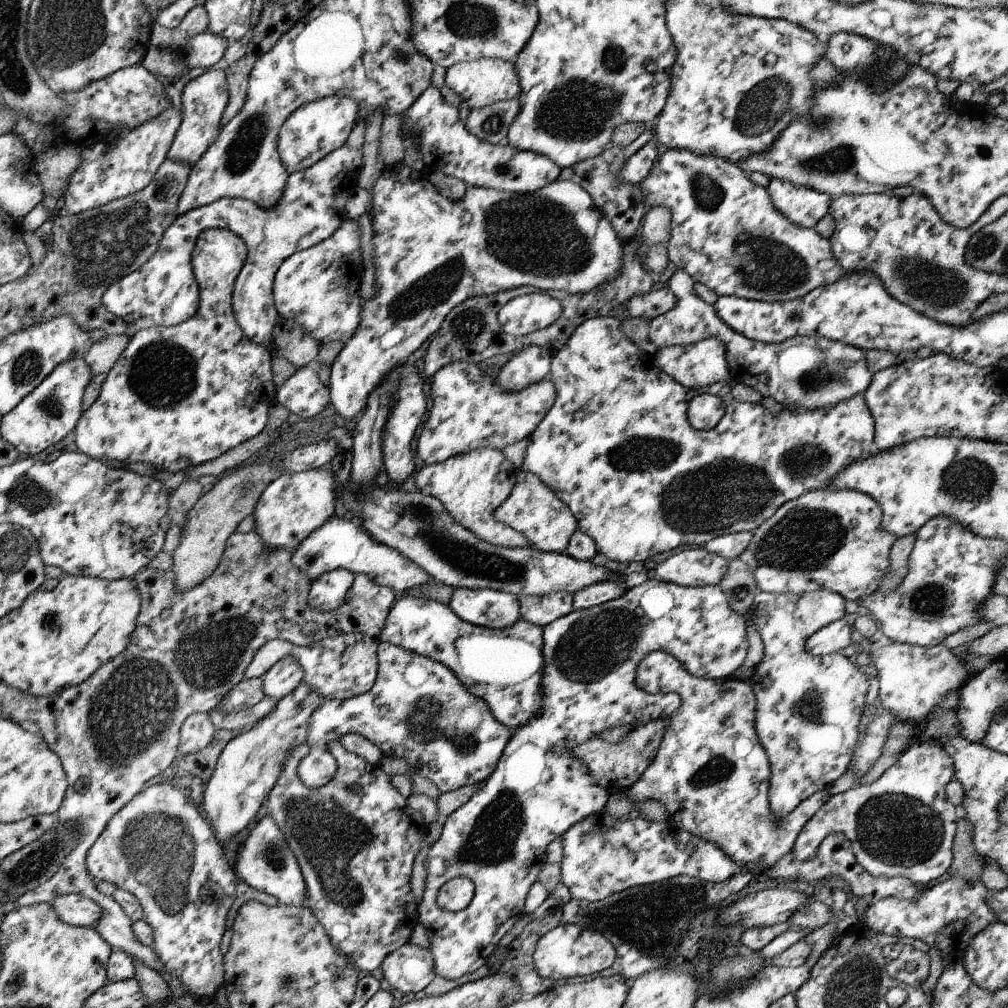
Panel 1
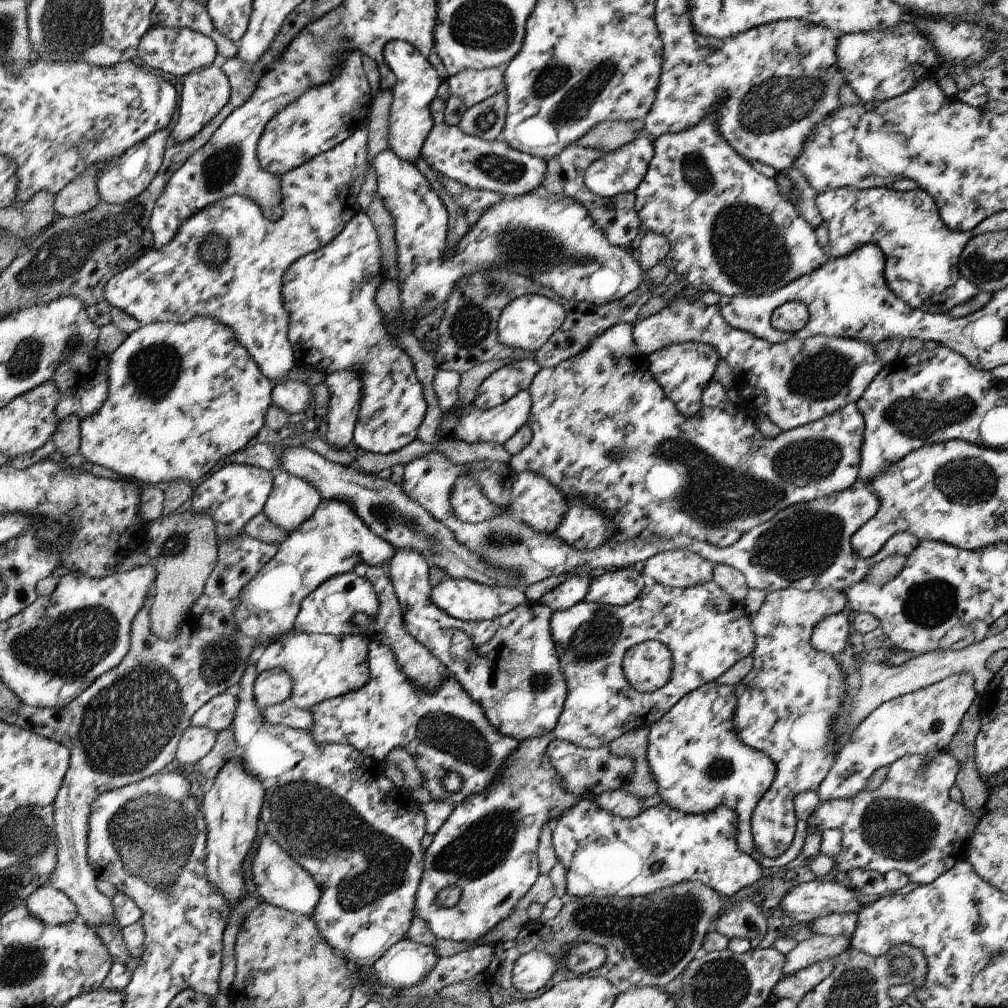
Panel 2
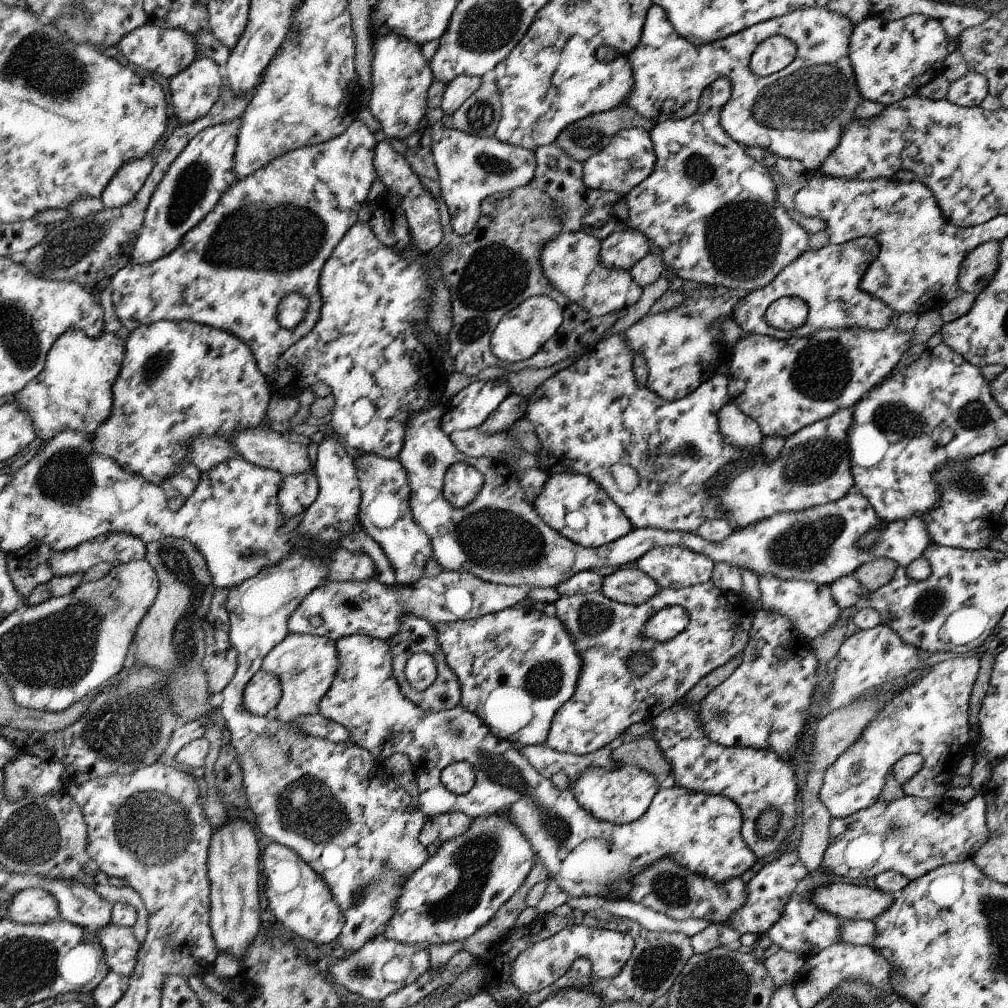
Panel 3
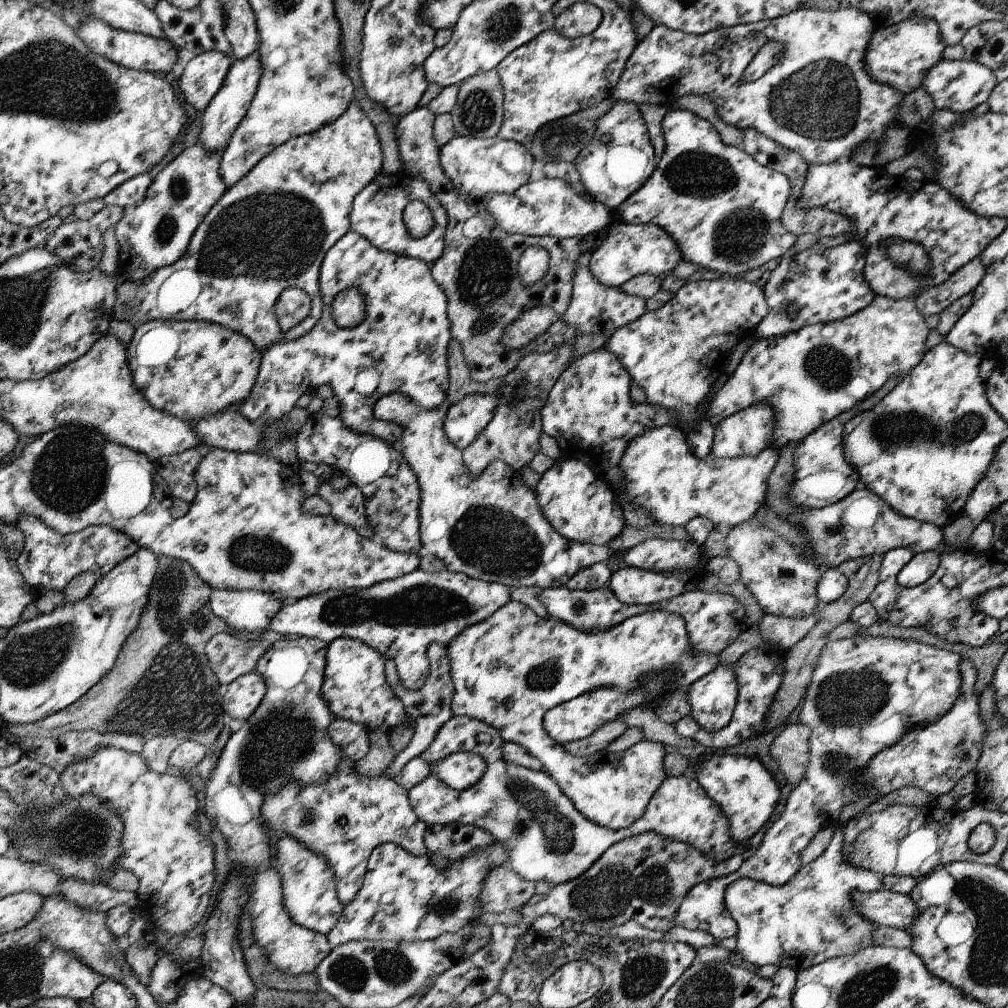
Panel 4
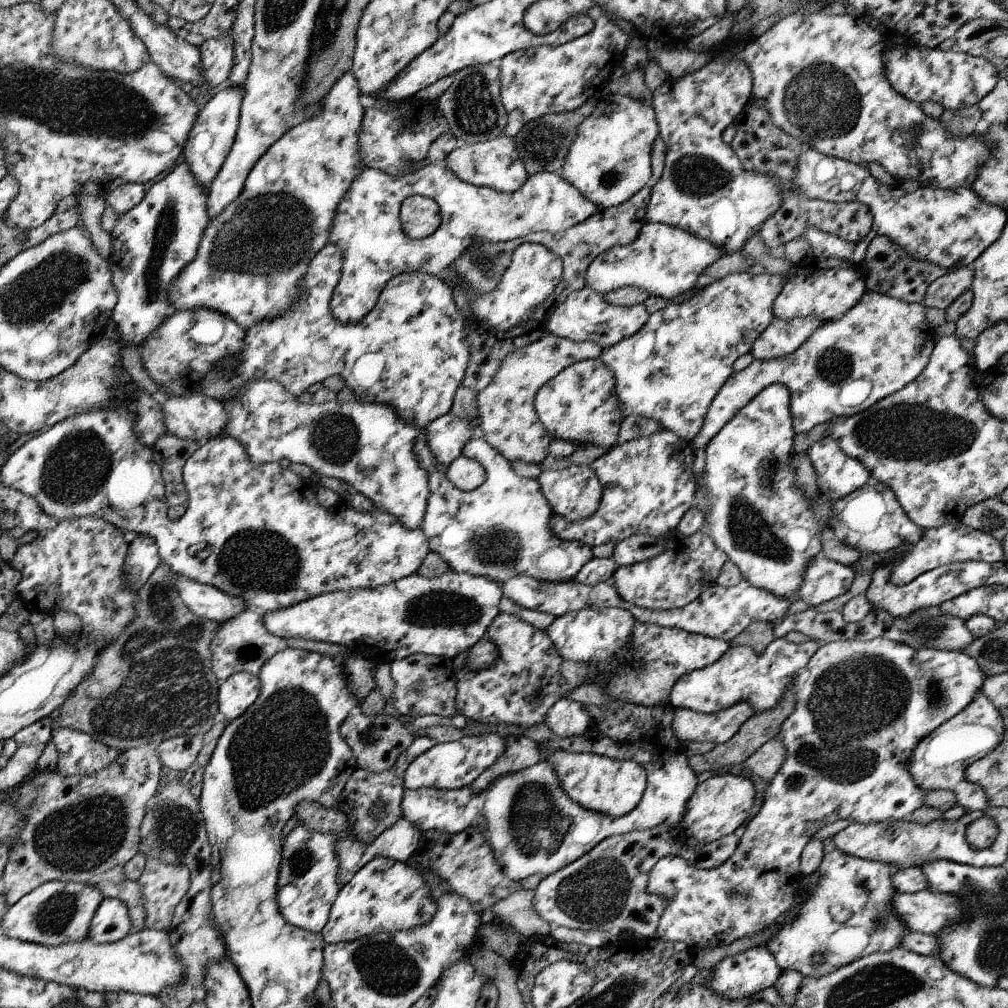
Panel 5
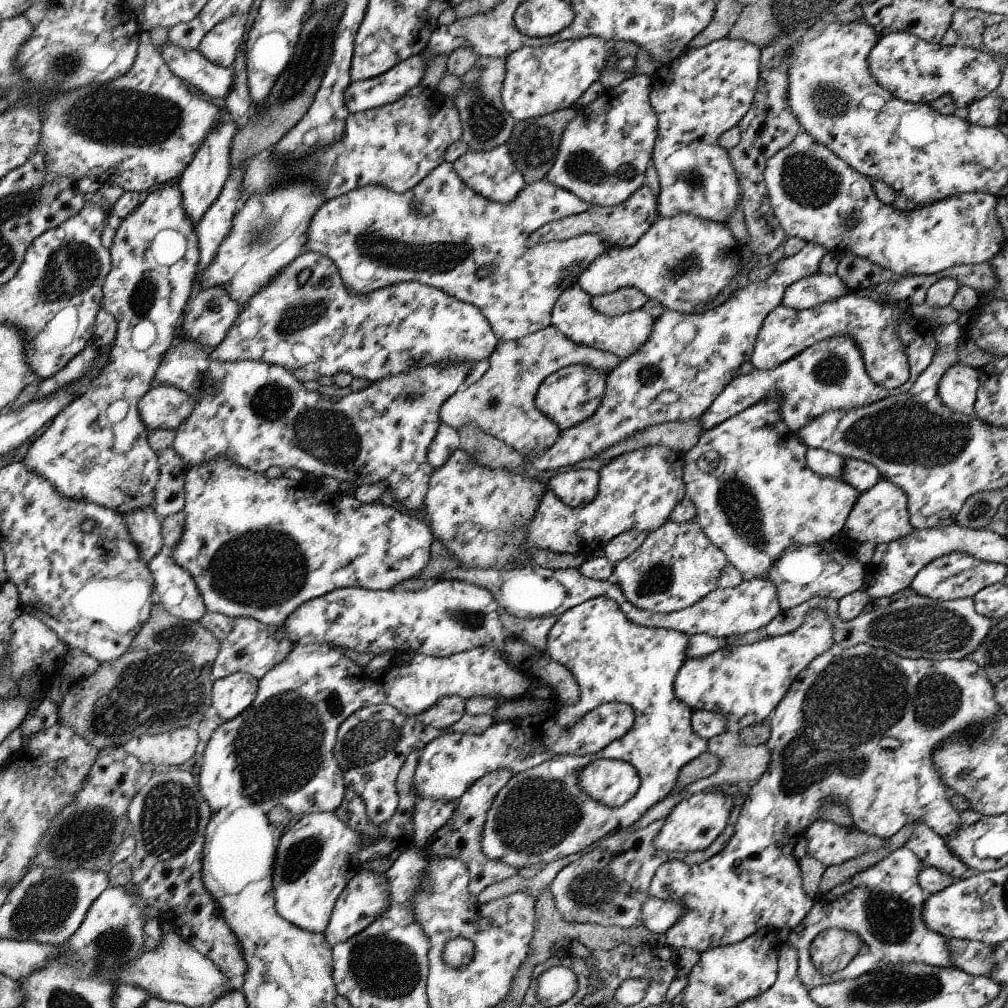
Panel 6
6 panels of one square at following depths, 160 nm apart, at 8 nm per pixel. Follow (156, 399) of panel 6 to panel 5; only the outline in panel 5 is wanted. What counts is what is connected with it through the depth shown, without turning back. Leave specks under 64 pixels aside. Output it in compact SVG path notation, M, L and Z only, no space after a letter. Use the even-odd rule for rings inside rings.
M201 392L161 402L168 434L181 439L204 443L222 437L231 419L224 404Z

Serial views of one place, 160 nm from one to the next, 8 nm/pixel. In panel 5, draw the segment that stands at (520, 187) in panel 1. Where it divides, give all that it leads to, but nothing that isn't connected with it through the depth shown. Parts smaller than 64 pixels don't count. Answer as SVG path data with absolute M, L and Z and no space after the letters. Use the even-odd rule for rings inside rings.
M504 134L492 140L482 142L463 143L456 147L444 160L460 180L477 187L490 187L498 192L511 193L518 191L530 178L522 158L518 156L518 146L512 137Z

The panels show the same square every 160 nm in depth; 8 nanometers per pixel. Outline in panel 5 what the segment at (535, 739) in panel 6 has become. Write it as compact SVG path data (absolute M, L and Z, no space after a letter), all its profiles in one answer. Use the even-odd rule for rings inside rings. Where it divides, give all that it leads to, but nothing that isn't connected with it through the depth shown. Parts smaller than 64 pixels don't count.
M498 733L479 736L465 736L459 740L434 745L417 756L404 771L403 783L406 789L436 787L439 789L461 789L470 787L484 771L488 770L506 751L507 741Z

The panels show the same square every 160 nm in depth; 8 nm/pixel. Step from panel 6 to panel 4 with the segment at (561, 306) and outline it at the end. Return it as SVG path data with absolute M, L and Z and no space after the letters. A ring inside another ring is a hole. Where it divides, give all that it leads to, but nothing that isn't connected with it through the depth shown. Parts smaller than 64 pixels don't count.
M588 251L576 264L576 272L573 278L573 290L571 292L571 303L562 318L567 323L574 325L579 331L578 335L600 332L607 326L620 328L628 322L634 323L644 315L646 300L643 297L631 295L624 292L622 287L609 287L592 274L590 269L592 251Z

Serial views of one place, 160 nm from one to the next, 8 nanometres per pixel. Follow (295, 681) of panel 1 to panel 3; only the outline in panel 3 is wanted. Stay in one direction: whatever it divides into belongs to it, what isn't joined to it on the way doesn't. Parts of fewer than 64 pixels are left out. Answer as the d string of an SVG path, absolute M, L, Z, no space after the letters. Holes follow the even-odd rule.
M260 669L243 692L243 706L252 714L265 716L283 696L282 682L275 674Z

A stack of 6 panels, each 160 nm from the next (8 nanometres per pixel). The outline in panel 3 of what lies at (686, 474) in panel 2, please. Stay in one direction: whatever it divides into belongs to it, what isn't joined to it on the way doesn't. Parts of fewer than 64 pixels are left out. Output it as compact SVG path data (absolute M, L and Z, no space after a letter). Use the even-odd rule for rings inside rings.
M624 331L608 335L601 341L598 341L593 348L586 350L586 352L582 352L580 358L574 361L572 365L546 379L541 386L537 387L531 397L527 398L528 403L525 417L533 424L540 443L540 448L536 454L539 458L540 469L546 471L550 476L556 474L556 472L568 472L580 473L591 477L591 479L600 484L607 492L608 496L623 509L636 529L650 526L650 524L656 524L656 522L658 522L658 516L660 516L658 512L660 512L660 508L662 508L661 529L663 531L687 533L698 532L703 522L714 519L726 519L735 527L743 529L779 512L803 511L807 508L815 507L816 505L823 505L838 500L854 489L855 482L852 476L848 444L848 433L852 426L852 421L854 420L853 409L840 409L832 416L813 422L803 429L800 429L798 432L795 432L793 435L787 436L781 441L782 450L780 451L780 454L774 460L770 460L766 458L766 449L752 450L747 449L746 447L733 447L731 444L728 444L727 437L723 435L722 430L719 428L718 413L728 403L730 393L730 380L728 380L727 376L714 374L714 376L704 382L702 386L698 387L694 392L691 392L690 395L685 396L683 399L678 399L677 401L667 401L646 385L642 386L638 384L633 367L634 355L635 353L633 352L631 345L628 344L627 336ZM741 461L745 461L745 465L738 465L725 478L725 484L716 482L717 477L724 472L725 468L728 468L728 466L733 463L740 464ZM620 464L628 464L628 466L632 466L638 473L638 482L640 482L640 484L638 489L633 493L628 494L628 492L624 492L624 488L620 488L620 476L616 476L616 468L620 468Z

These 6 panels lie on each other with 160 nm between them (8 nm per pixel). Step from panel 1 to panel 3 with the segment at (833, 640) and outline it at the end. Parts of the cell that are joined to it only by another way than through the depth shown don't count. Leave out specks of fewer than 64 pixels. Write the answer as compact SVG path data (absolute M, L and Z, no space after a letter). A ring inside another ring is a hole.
M764 575L759 576L759 587L763 608L788 617L800 632L800 637L809 642L828 632L843 611L837 606L828 585L797 580L783 581L772 575Z

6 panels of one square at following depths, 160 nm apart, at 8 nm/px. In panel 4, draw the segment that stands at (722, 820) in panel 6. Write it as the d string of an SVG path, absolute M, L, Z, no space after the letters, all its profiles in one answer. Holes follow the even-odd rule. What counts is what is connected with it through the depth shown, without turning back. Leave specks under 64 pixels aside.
M705 753L698 756L696 761L700 767L697 770L698 781L703 788L707 791L707 795L711 797L714 803L719 804L723 809L723 813L731 821L731 835L735 837L737 842L747 841L752 838L760 830L769 824L770 818L772 818L772 812L776 810L776 805L780 798L782 786L779 786L774 776L762 762L756 757L749 757L746 755L734 755L734 754L709 754Z

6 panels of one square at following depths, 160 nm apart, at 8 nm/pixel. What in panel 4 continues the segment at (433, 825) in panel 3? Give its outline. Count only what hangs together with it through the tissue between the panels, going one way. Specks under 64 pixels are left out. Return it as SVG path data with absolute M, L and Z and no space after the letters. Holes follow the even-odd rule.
M448 823L426 832L428 856L440 853L449 858L449 862L460 860L467 852L491 845L495 838L486 829Z

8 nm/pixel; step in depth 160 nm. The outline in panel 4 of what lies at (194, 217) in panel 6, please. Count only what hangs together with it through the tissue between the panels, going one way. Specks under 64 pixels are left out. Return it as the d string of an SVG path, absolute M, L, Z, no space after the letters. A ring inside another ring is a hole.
M259 50L254 51L249 57L243 59L234 58L232 68L230 68L223 86L219 88L218 94L211 100L210 106L203 110L201 124L203 128L199 132L199 141L209 151L224 150L230 142L230 138L239 124L246 118L251 100L258 90L259 80L263 76L263 65L259 59Z

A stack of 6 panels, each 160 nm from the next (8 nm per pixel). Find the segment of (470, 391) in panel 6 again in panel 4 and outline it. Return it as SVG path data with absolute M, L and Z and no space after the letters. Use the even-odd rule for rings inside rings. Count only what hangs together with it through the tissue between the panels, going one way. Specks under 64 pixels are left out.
M562 345L549 353L526 355L514 371L502 378L503 383L494 394L497 405L493 419L474 442L461 450L464 464L474 476L479 476L493 460L503 460L516 471L530 464L540 448L539 438L543 430L541 411L559 376L570 366L572 345Z

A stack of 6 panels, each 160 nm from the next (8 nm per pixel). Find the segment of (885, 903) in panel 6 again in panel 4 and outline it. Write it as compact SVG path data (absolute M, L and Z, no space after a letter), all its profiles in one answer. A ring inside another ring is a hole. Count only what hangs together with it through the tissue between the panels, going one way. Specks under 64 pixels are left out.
M836 826L828 848L825 848L815 861L802 865L792 880L786 884L775 887L747 878L738 879L731 884L725 892L725 905L739 925L736 950L738 950L738 959L742 963L754 968L776 965L800 971L831 958L855 953L873 944L875 924L855 910L851 897L858 892L863 894L882 889L883 875L868 869L859 869L841 860L842 852L843 832L842 828Z

